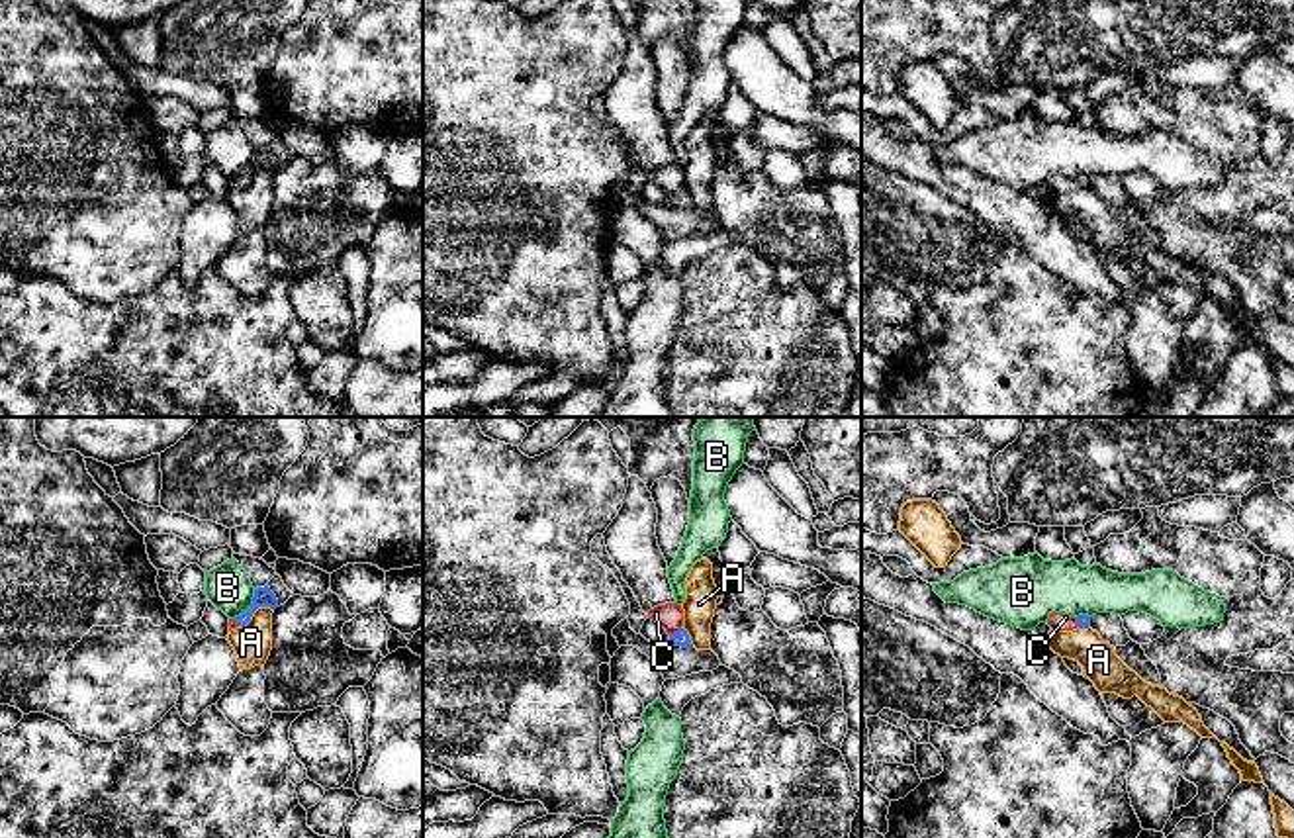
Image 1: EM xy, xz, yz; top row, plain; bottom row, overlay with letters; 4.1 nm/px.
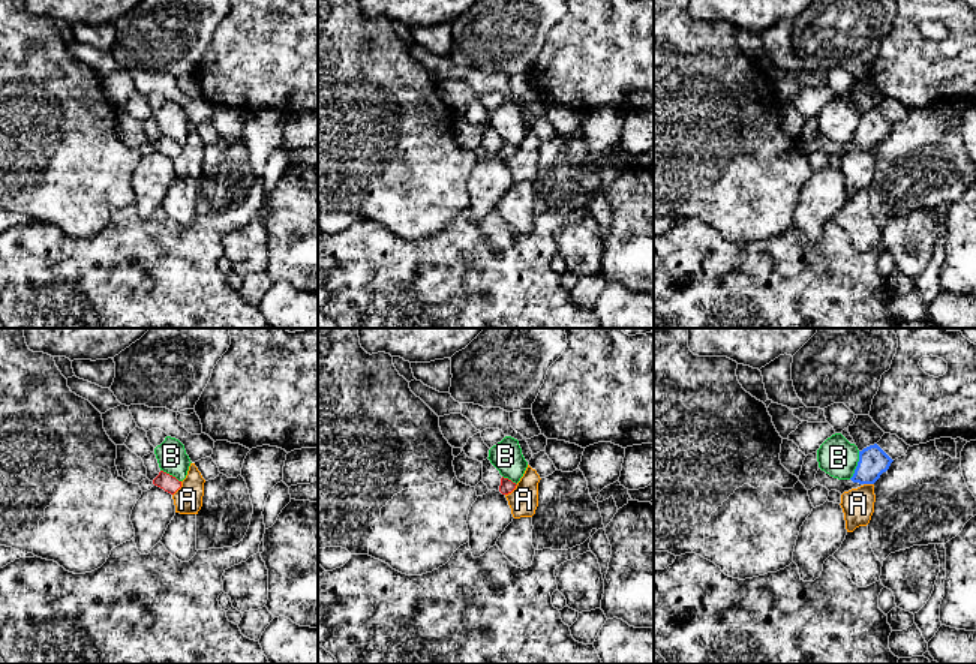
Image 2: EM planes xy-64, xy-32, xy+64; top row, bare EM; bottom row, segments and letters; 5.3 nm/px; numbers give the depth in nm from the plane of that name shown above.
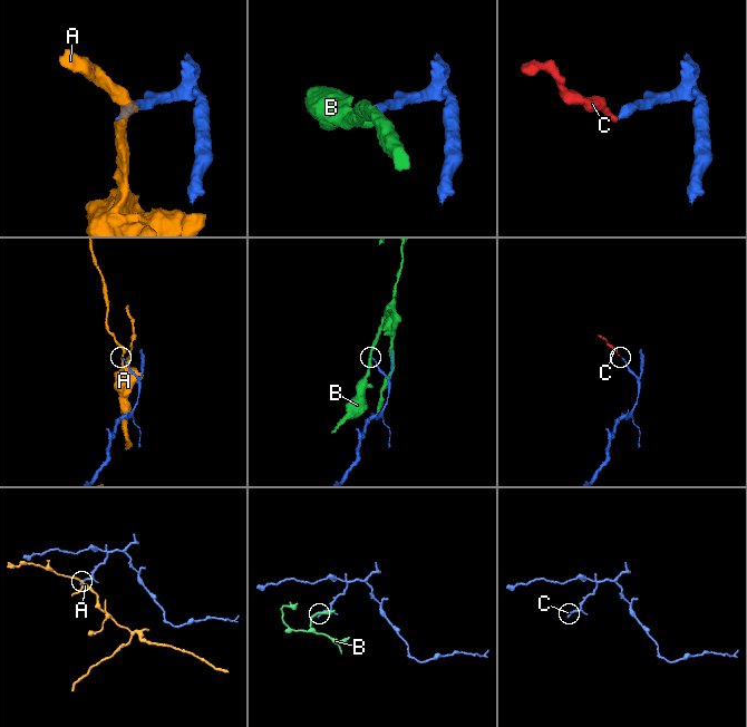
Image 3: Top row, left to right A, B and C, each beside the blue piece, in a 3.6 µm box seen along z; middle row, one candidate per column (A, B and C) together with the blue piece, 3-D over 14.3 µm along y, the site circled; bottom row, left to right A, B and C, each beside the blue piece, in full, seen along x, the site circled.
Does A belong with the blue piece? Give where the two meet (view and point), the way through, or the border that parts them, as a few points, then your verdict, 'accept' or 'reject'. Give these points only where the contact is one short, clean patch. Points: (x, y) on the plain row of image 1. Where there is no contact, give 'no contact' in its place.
xy (253, 173) | along xy (273, 169), (259, 169), (237, 188) | reject

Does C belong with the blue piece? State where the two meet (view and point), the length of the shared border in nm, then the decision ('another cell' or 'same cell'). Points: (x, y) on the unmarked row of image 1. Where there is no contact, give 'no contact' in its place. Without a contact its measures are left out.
meets blue in xz at (674, 194); contact 60 nm long; same cell

